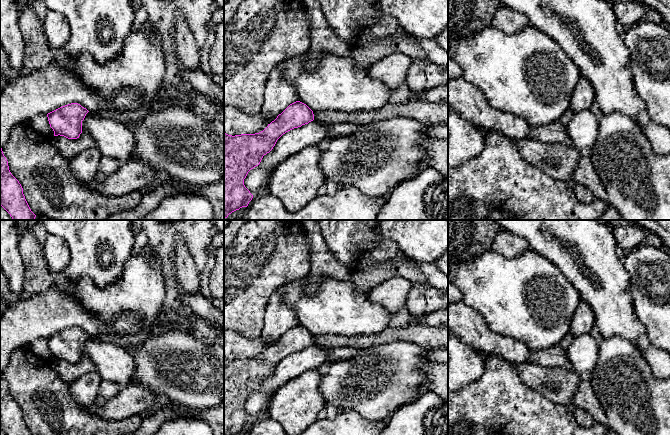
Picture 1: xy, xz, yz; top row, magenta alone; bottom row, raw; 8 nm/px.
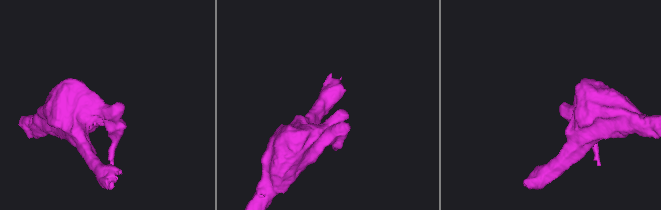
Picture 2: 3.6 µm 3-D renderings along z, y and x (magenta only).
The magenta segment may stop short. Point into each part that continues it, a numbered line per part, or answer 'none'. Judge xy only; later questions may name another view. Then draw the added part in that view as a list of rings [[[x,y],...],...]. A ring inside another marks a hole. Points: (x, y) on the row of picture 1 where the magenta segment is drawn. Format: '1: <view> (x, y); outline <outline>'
none

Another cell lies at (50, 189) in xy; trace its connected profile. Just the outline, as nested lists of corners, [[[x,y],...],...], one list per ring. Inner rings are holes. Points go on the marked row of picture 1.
[[[29,123],[16,125],[2,147],[11,174],[23,188],[25,199],[35,215],[52,220],[107,220],[113,214],[137,206],[142,194],[134,191],[119,197],[97,192],[93,184],[77,180],[69,168],[69,159],[62,156],[54,144],[55,136],[41,135]]]

